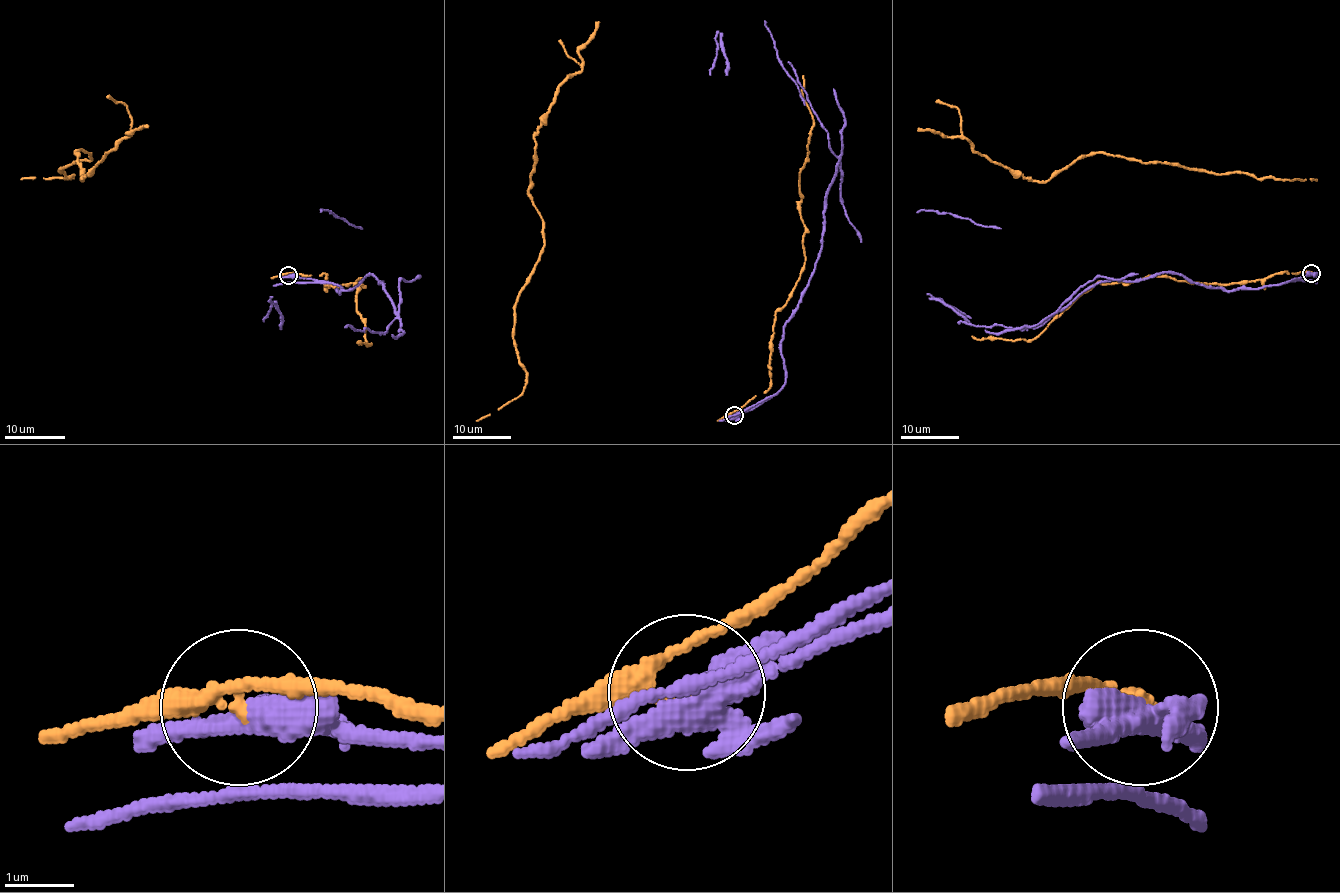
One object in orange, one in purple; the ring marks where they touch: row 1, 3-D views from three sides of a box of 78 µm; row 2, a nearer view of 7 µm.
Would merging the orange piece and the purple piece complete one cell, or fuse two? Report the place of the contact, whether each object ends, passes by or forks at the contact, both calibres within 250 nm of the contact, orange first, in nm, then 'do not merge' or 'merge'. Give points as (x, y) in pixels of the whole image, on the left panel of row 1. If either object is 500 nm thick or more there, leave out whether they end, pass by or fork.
at (288, 275); orange passes by; purple forks there; 180 nm thick on the orange side, 360 nm on the other; do not merge

